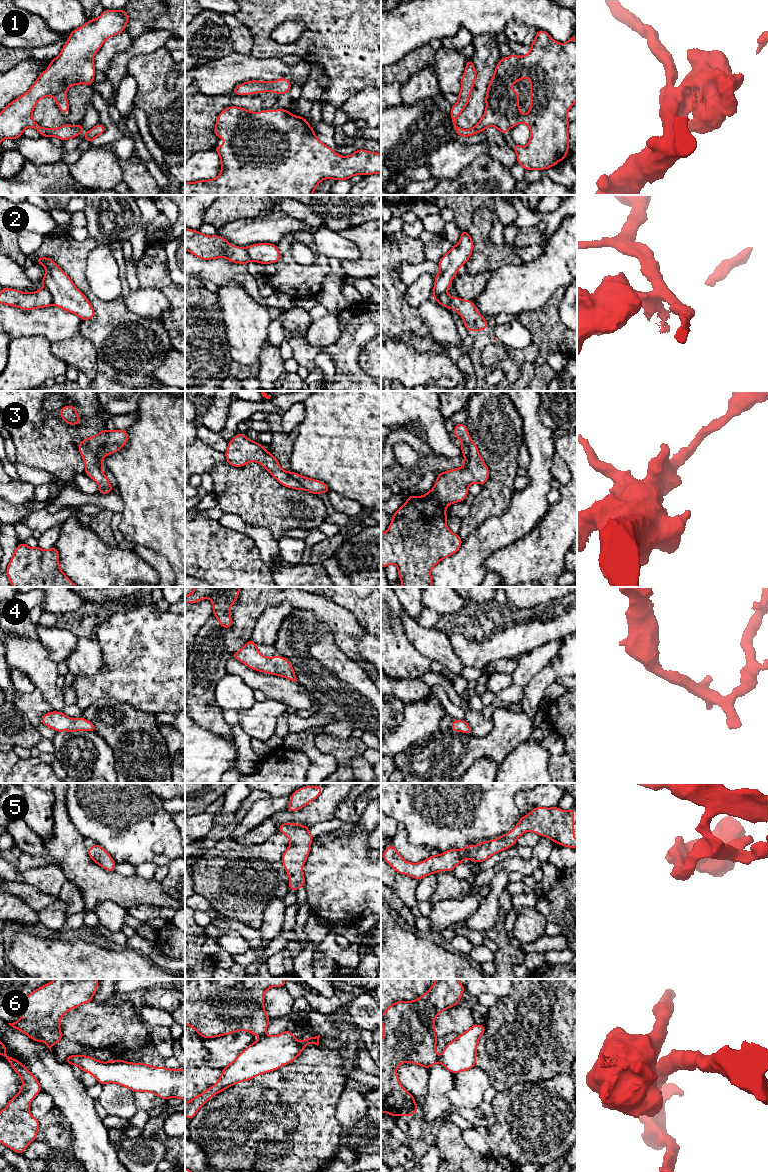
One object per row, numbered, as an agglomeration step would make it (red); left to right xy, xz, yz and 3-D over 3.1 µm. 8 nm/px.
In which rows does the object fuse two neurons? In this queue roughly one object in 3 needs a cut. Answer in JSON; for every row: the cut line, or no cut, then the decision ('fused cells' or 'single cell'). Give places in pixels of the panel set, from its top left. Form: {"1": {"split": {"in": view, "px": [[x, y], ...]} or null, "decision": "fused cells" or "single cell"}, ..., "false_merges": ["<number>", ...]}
{"1": {"split": null, "decision": "single cell"}, "2": {"split": {"in": "xy", "px": [[44, 287], [50, 293], [53, 303]]}, "decision": "fused cells"}, "3": {"split": {"in": "xy", "px": [[109, 432], [106, 442], [99, 450], [102, 465]]}, "decision": "fused cells"}, "4": {"split": null, "decision": "single cell"}, "5": {"split": null, "decision": "single cell"}, "6": {"split": {"in": "xz", "px": [[265, 1034], [261, 1036]]}, "decision": "fused cells"}, "false_merges": ["2", "3", "6"]}

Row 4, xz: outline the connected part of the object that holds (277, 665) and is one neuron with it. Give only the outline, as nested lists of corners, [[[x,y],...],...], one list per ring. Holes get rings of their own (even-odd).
[[[249,640],[245,646],[233,654],[233,658],[258,672],[277,675],[297,682],[295,671],[287,658],[273,656],[267,658],[258,652],[258,645]]]

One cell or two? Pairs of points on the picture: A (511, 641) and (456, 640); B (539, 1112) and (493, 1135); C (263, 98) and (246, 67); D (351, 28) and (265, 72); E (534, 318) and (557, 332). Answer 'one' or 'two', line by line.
A: one
B: one
C: two
D: two
E: one

